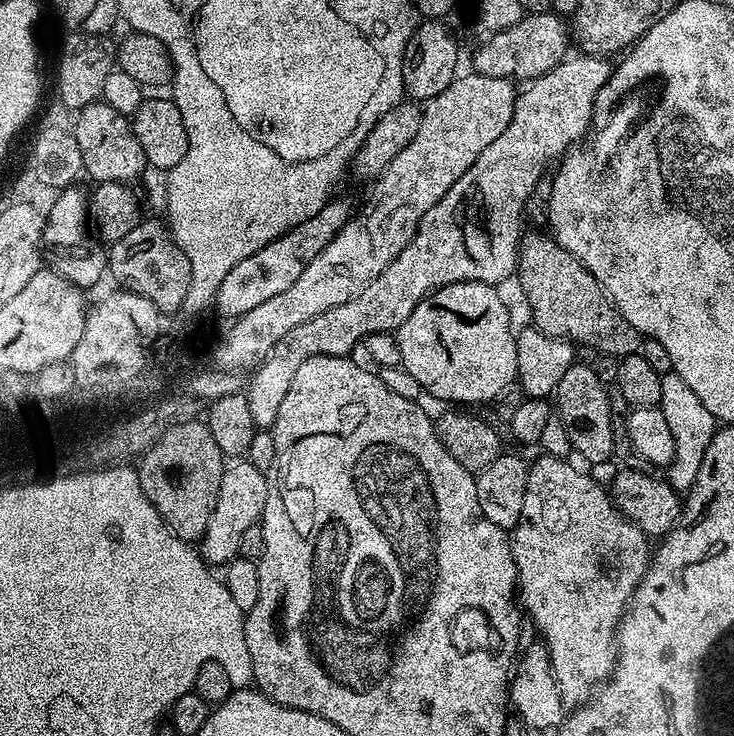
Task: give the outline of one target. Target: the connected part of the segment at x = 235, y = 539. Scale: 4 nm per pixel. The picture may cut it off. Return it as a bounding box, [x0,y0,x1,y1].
[198,459,268,566]

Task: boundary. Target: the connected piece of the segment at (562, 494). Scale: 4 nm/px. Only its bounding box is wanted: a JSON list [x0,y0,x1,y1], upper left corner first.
[510,455,650,706]

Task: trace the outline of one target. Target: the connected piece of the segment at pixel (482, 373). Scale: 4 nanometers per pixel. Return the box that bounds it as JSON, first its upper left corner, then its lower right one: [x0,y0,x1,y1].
[394,282,517,406]

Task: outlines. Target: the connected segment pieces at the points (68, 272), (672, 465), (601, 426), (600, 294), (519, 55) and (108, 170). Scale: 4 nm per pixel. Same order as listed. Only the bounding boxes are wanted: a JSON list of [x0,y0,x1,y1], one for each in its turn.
[[40,187,108,290],[660,374,718,494],[554,362,614,464],[518,230,642,358],[472,10,570,82],[74,102,146,182]]

